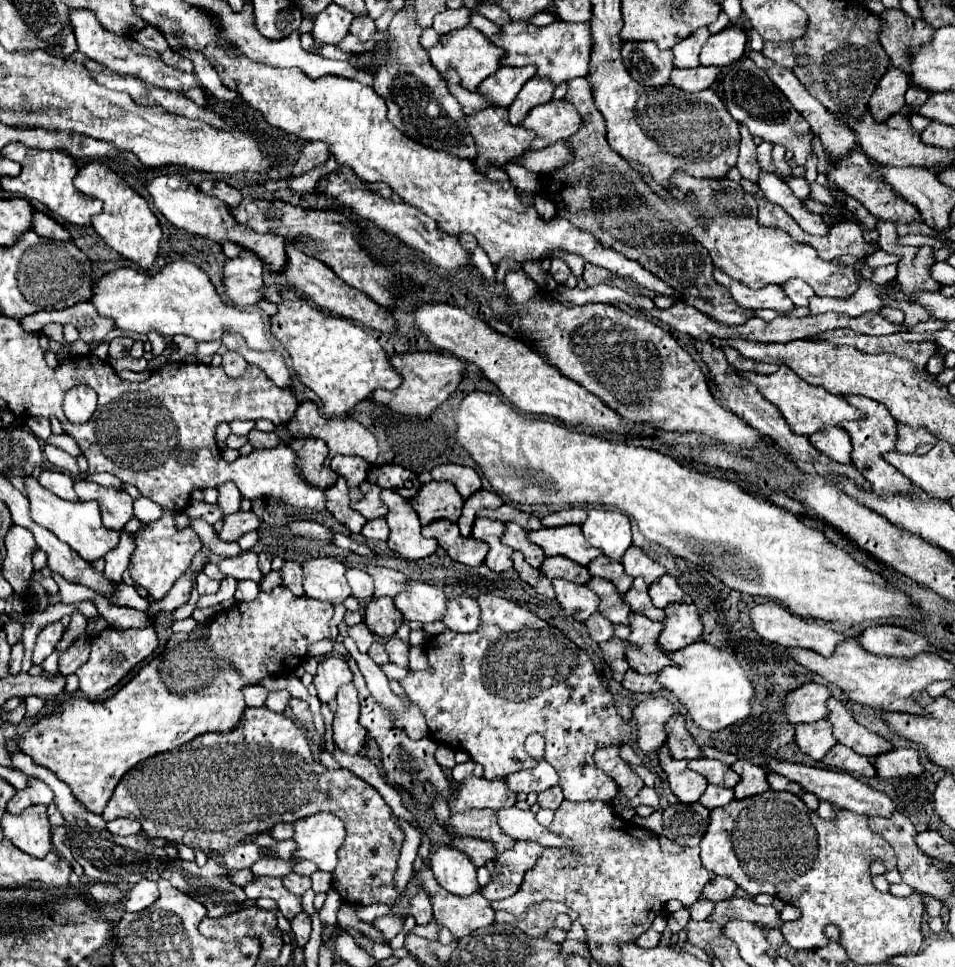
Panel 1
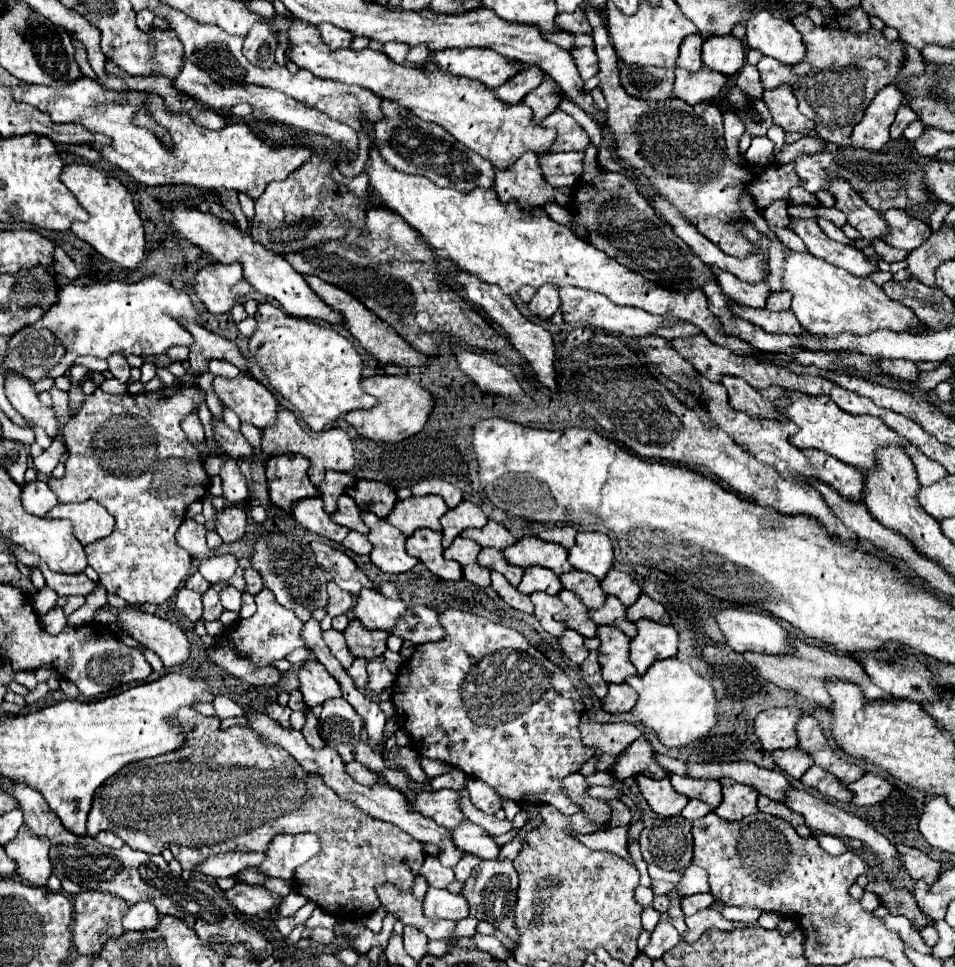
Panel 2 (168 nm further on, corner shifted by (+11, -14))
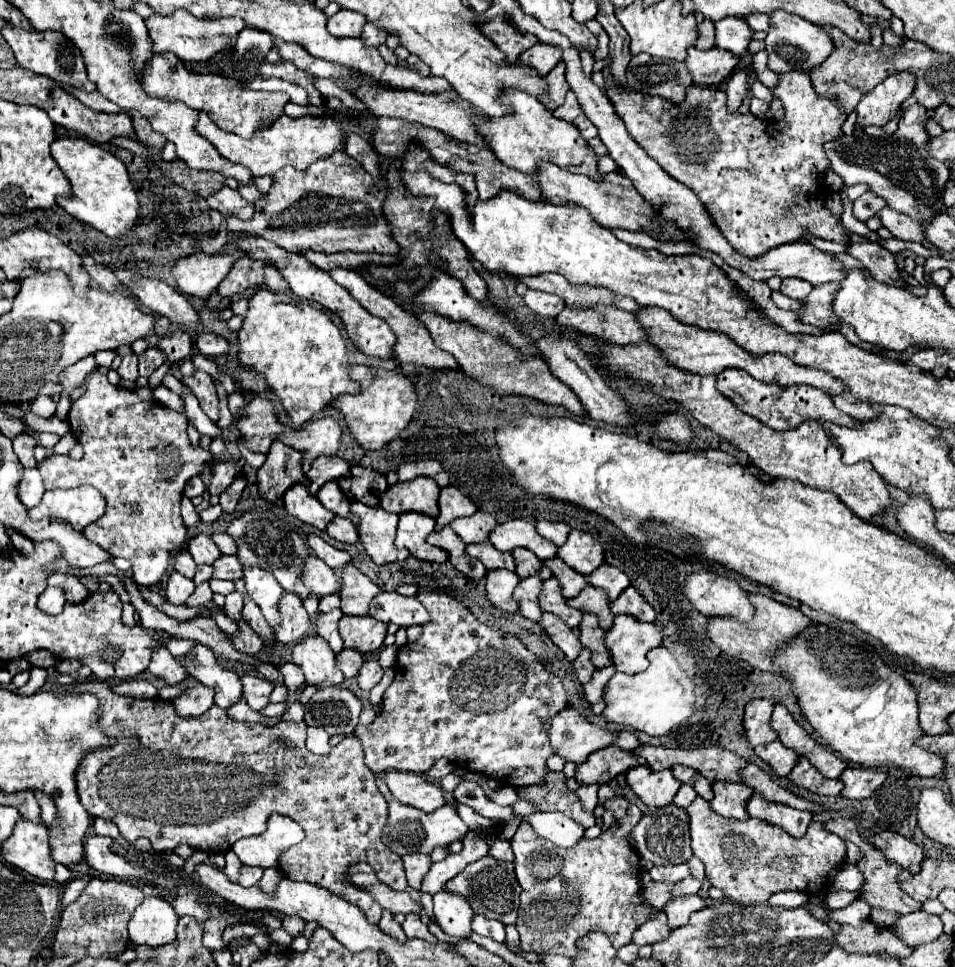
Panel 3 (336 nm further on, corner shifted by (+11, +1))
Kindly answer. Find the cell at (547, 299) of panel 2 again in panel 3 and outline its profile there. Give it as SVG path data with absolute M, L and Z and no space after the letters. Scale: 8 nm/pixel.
M527 291L525 293L525 305L533 311L533 313L537 313L537 315L541 315L541 317L551 317L551 319L555 319L563 309L565 309L565 301L561 299L561 297L557 297L557 295L549 295L549 293L543 293L543 291Z

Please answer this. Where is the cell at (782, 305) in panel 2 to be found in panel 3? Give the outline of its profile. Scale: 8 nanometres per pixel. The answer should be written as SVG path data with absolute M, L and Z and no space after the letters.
M783 279L783 285L781 285L781 293L785 293L791 299L803 299L811 293L811 289L813 285L803 279Z

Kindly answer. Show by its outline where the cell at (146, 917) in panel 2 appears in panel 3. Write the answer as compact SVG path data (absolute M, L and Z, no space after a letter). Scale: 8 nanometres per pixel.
M145 897L129 921L129 939L135 945L167 945L177 937L177 921L179 915L167 901Z

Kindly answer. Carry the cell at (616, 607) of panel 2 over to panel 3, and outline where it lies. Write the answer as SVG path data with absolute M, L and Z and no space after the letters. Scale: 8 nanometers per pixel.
M591 585L583 587L577 597L567 599L567 605L575 607L579 611L589 611L589 613L597 615L601 629L609 629L609 625L615 619L613 613L609 611L609 599L605 597L605 593L601 593L601 589L593 589Z

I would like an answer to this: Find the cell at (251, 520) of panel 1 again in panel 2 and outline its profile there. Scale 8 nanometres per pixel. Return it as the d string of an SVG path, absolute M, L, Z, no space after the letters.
M227 506L223 512L219 512L217 520L217 534L223 538L223 542L231 544L245 536L247 518L245 512L239 506Z

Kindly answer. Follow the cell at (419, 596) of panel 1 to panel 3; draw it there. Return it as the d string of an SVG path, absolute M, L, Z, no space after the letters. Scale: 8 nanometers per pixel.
M347 563L341 571L339 579L339 597L341 597L341 611L345 615L365 615L369 611L369 601L381 589L369 581L367 575L357 571L351 563Z

